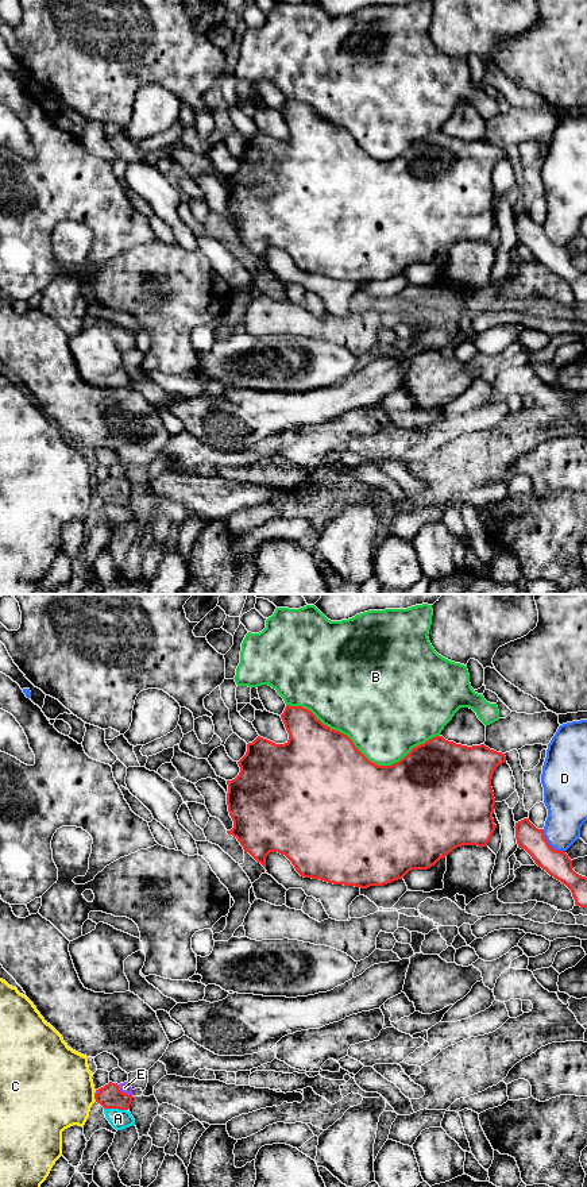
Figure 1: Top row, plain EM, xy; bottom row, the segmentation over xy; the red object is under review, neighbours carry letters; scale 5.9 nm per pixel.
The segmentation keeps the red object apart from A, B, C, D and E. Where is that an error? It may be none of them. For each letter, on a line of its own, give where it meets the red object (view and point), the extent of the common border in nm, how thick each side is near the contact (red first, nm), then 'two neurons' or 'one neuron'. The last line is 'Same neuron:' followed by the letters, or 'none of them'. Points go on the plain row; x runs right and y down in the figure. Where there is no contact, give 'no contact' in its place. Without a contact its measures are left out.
A: xy (115, 503) | 140 nm | 140/110 nm | two neurons
B: xy (360, 147) | 950 nm | 500/480 nm | two neurons
C: xy (95, 493) | 40 nm | 140/460 nm | two neurons
D: xy (548, 239) | 190 nm | 160/240 nm | two neurons
E: xy (120, 486) | 130 nm | 140/70 nm | one neuron
Same neuron: E

